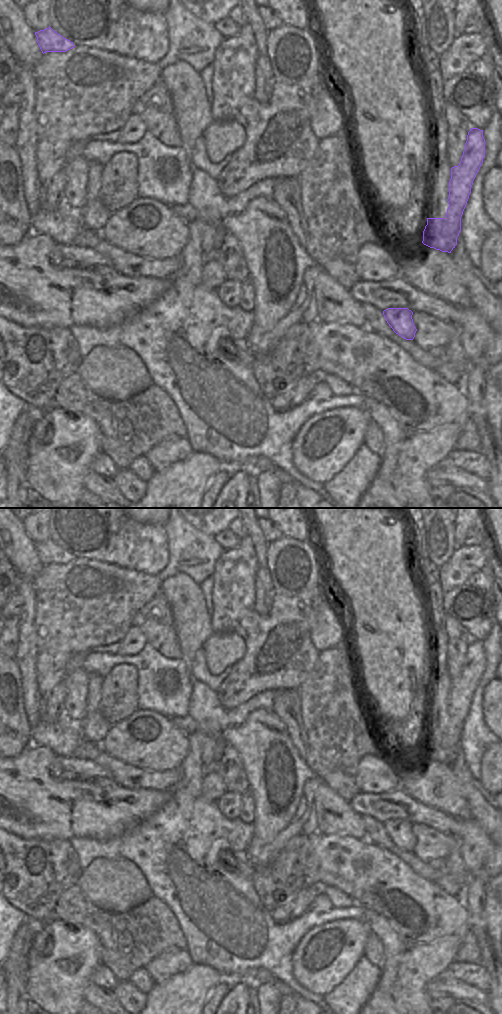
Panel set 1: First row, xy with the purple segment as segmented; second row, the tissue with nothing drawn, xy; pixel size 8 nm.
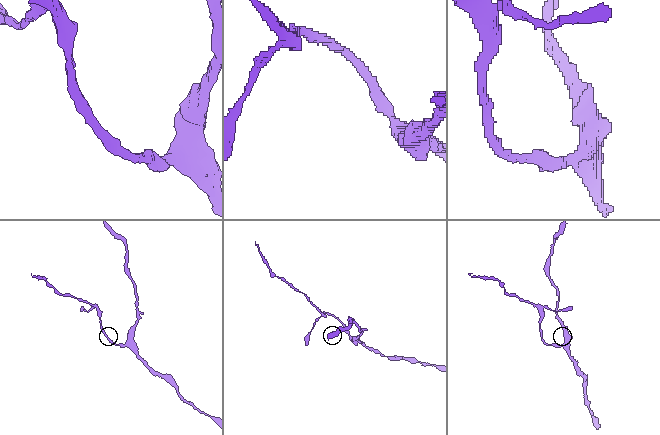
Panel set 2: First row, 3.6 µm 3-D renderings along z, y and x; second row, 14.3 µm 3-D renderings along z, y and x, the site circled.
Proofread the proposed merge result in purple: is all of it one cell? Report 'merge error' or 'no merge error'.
no merge error

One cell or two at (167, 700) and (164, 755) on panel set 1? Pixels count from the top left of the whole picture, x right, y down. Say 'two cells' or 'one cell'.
two cells

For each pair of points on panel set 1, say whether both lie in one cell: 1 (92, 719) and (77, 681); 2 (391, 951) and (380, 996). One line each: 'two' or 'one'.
1: two
2: one

